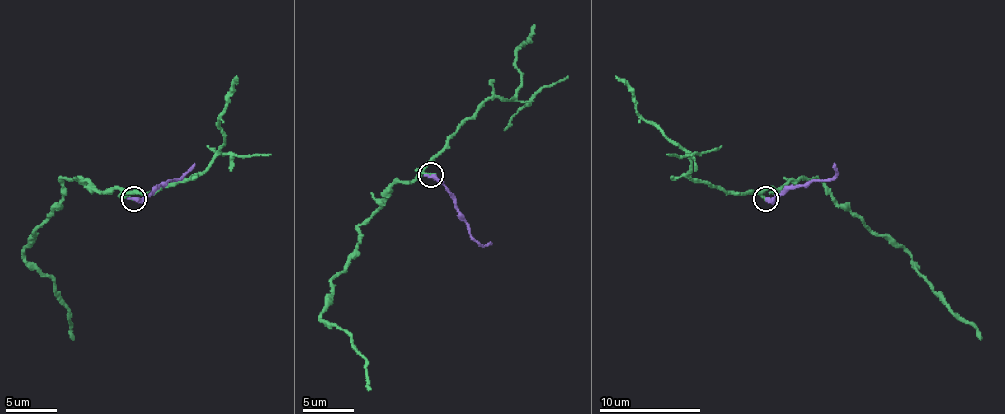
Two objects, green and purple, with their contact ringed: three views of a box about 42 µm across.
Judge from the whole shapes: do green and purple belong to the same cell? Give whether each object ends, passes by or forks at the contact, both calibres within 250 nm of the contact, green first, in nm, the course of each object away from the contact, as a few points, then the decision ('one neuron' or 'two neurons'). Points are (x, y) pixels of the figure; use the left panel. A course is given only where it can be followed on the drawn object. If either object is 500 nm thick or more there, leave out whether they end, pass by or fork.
green ends | purple ends | 260/360 nm | green via (134, 199), (65, 179), (63, 199), (25, 250), (68, 309), (73, 339) | purple via (134, 199), (144, 199), (157, 187), (177, 181), (195, 164) | two neurons

